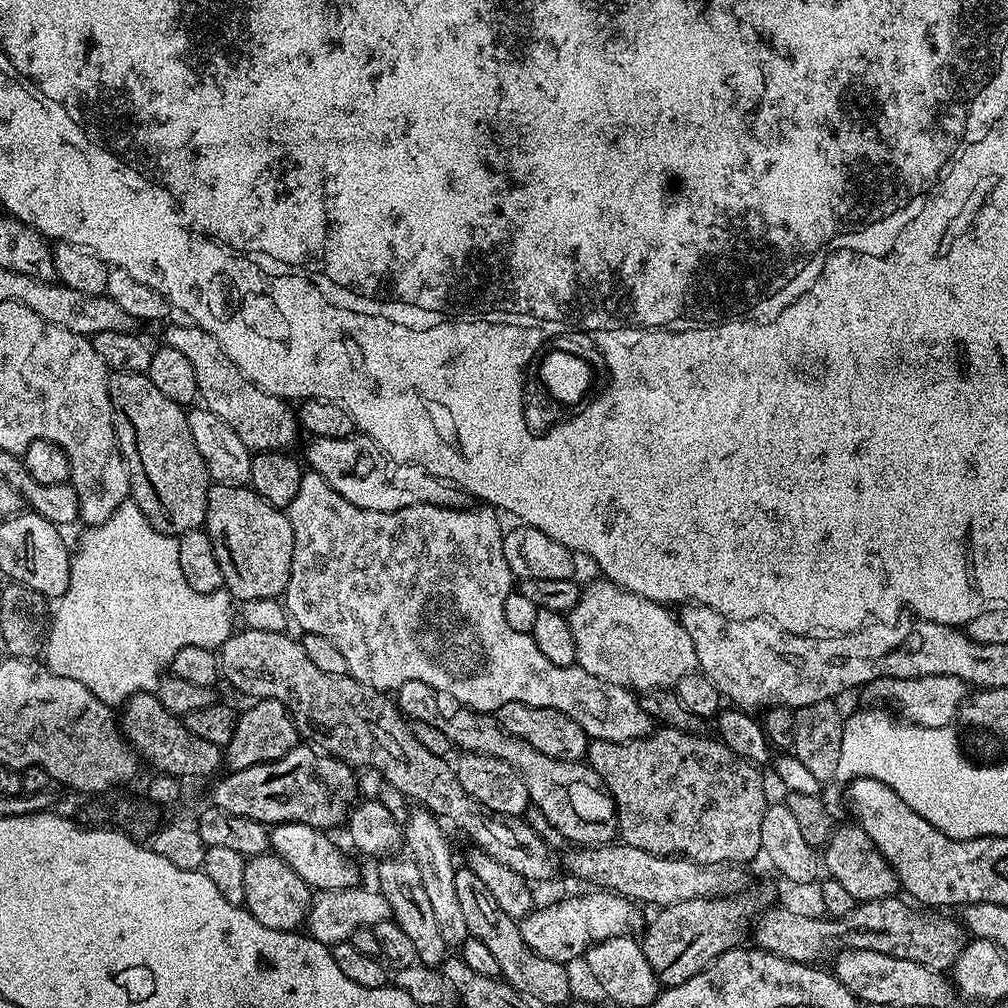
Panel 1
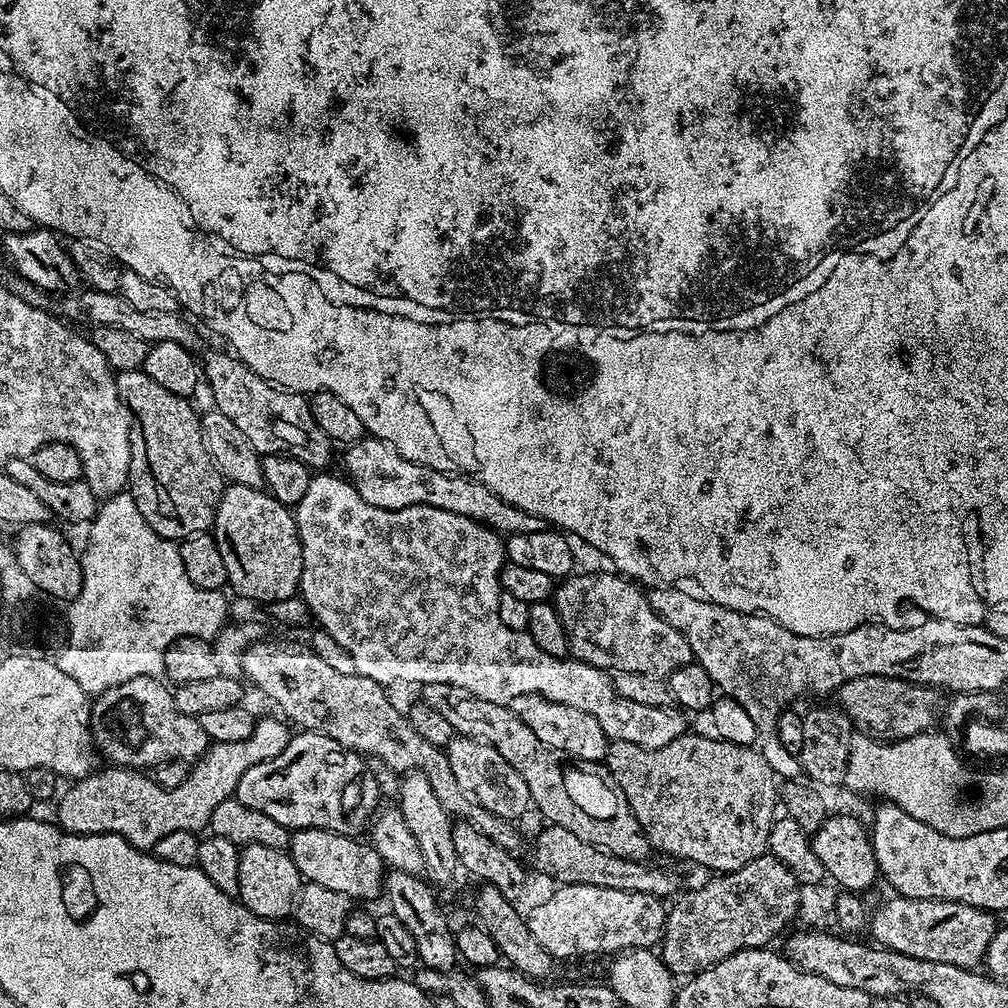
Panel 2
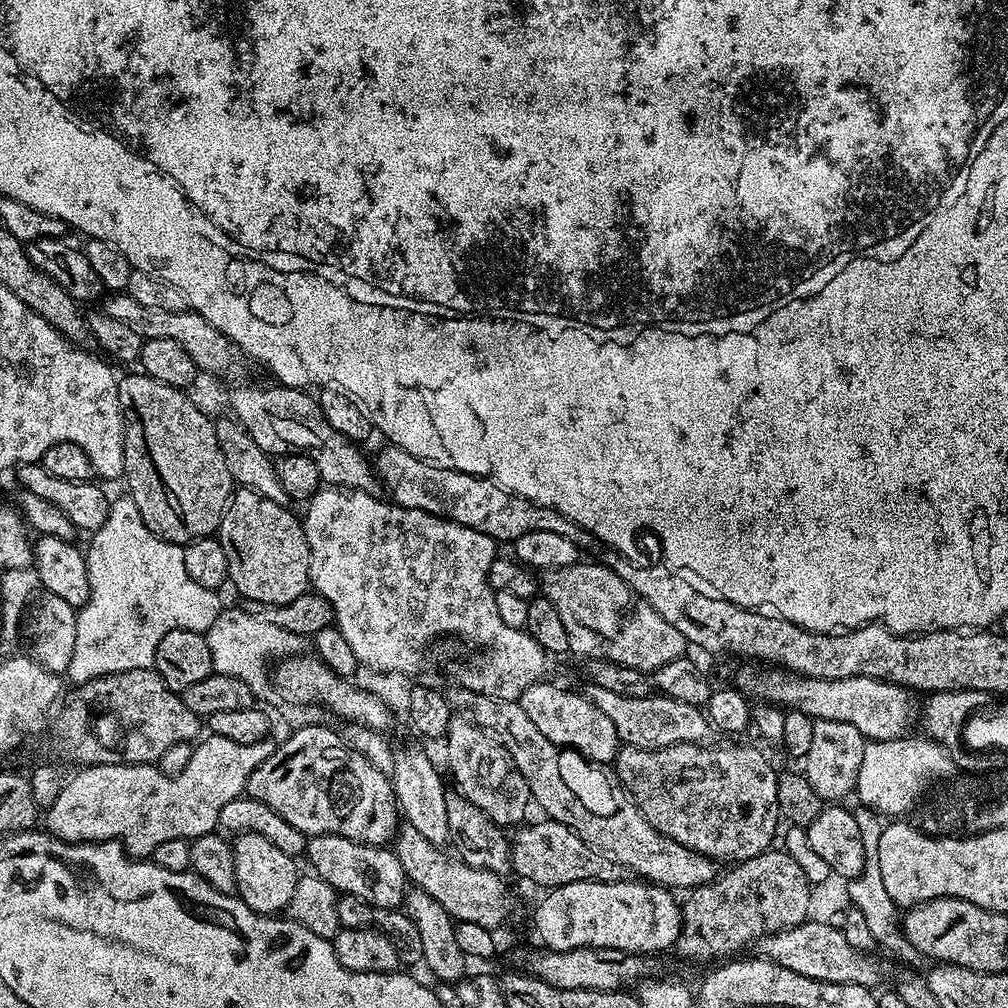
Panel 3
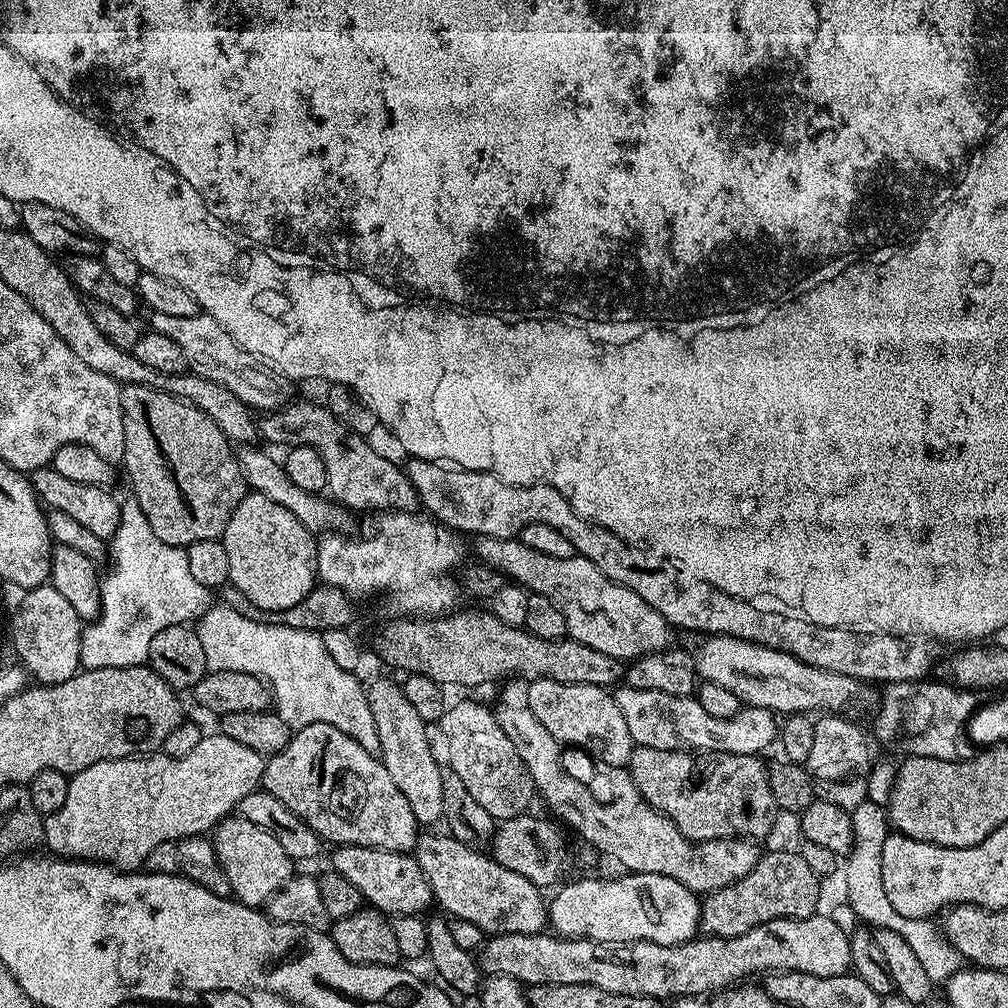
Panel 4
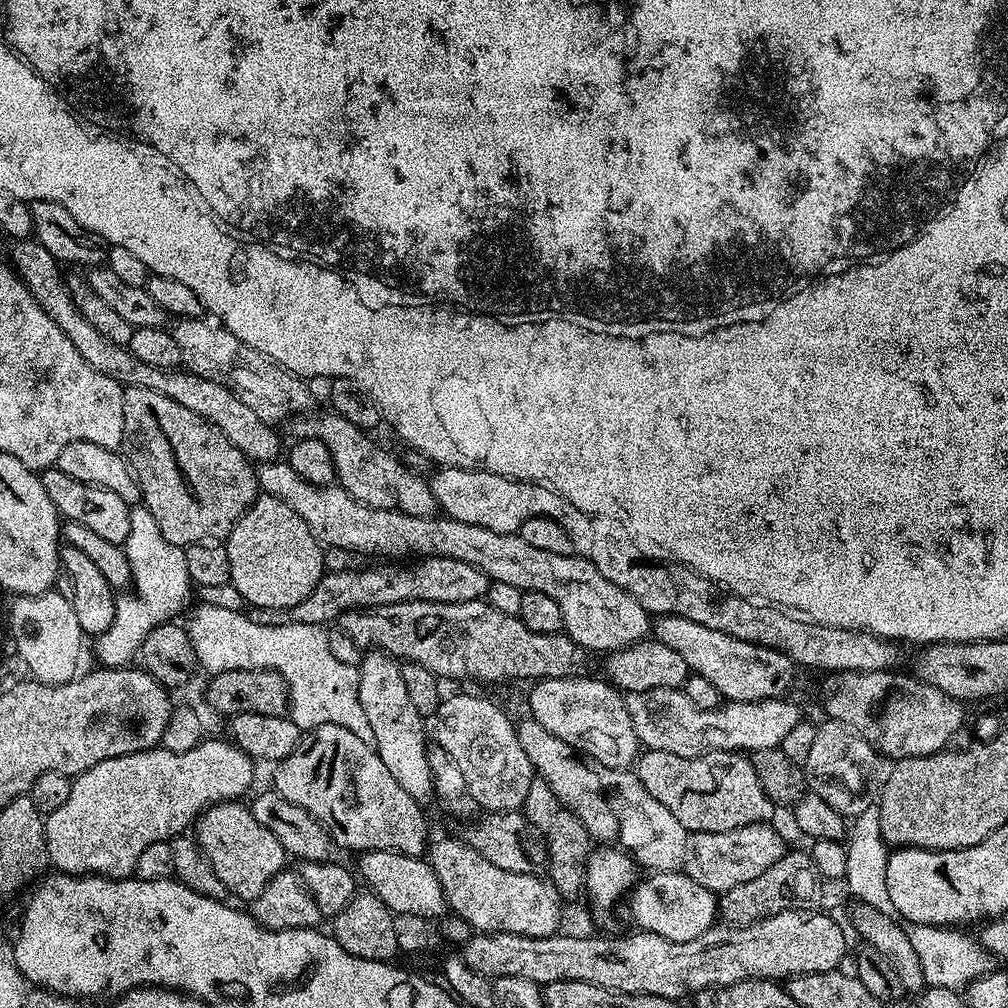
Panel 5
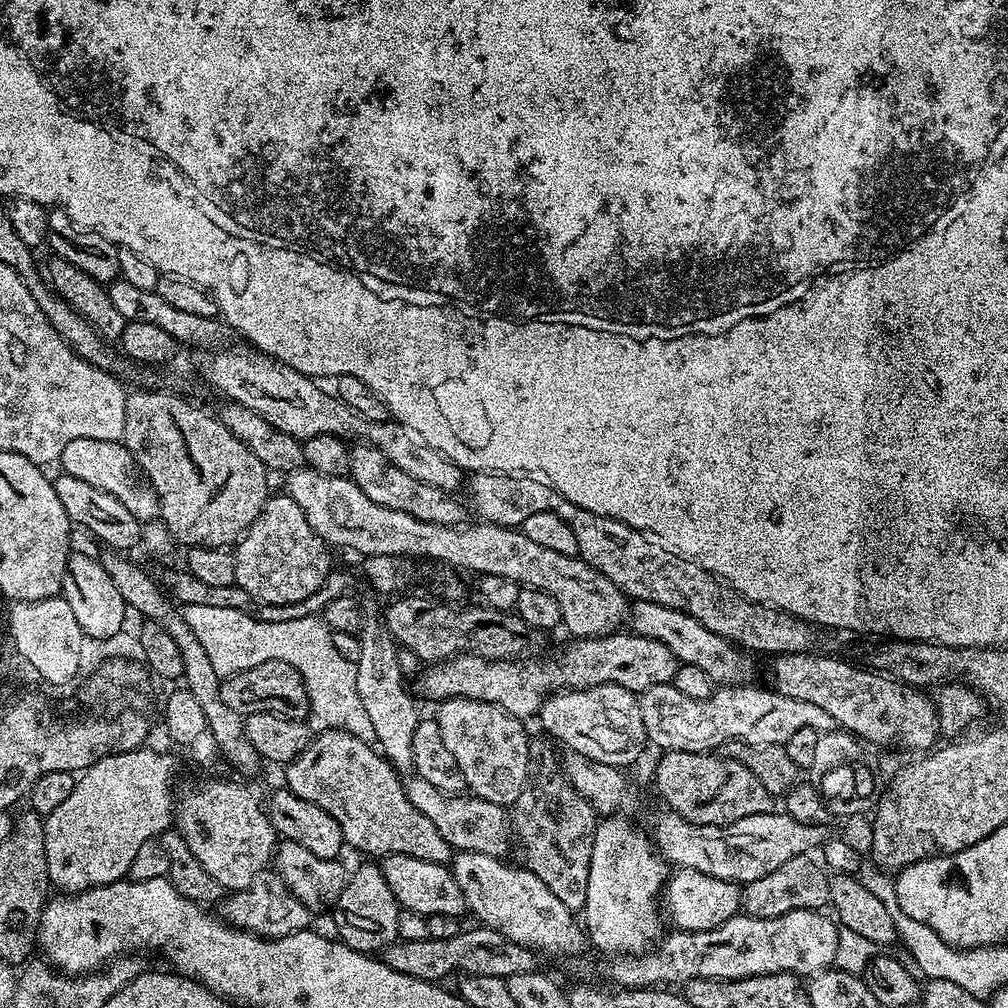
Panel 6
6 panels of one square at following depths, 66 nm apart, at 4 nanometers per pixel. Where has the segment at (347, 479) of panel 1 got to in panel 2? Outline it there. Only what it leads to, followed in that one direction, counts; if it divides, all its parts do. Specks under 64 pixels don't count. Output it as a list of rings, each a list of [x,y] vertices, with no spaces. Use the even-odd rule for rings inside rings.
[[[365,438],[356,444],[347,445],[343,452],[345,468],[343,471],[358,490],[360,497],[370,502],[370,506],[386,510],[402,510],[425,504],[438,510],[450,510],[450,514],[462,514],[466,518],[486,525],[493,532],[508,536],[545,531],[546,525],[542,518],[526,514],[526,510],[518,510],[518,506],[510,506],[510,502],[498,498],[485,484],[479,484],[477,480],[466,476],[439,472],[430,466],[410,462],[399,456],[392,449],[392,445],[385,444],[383,440]]]

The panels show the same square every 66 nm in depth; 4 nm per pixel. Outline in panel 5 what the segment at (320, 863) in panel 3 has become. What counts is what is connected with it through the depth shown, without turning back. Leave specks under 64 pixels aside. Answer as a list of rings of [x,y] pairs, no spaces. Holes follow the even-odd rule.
[[[365,852],[359,857],[358,876],[393,914],[418,914],[436,918],[445,911],[444,891],[427,859],[403,856],[401,852]]]

